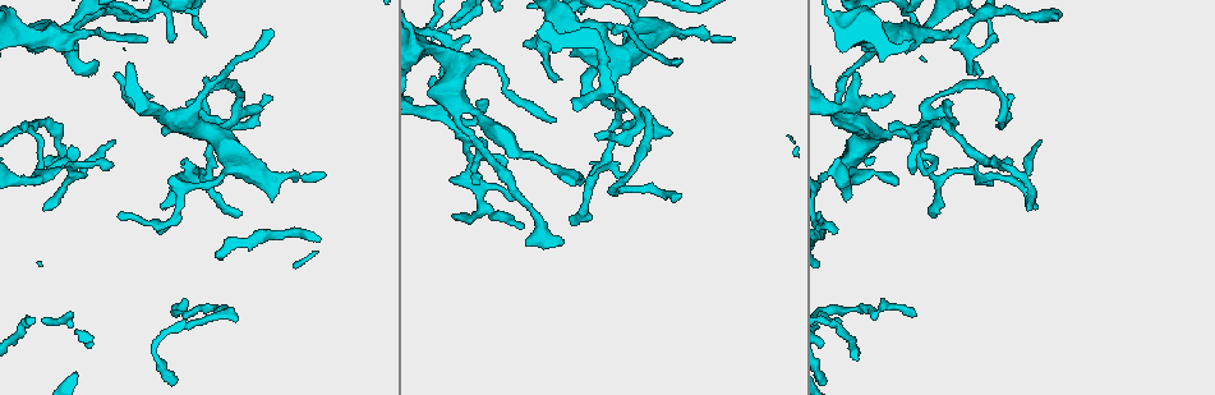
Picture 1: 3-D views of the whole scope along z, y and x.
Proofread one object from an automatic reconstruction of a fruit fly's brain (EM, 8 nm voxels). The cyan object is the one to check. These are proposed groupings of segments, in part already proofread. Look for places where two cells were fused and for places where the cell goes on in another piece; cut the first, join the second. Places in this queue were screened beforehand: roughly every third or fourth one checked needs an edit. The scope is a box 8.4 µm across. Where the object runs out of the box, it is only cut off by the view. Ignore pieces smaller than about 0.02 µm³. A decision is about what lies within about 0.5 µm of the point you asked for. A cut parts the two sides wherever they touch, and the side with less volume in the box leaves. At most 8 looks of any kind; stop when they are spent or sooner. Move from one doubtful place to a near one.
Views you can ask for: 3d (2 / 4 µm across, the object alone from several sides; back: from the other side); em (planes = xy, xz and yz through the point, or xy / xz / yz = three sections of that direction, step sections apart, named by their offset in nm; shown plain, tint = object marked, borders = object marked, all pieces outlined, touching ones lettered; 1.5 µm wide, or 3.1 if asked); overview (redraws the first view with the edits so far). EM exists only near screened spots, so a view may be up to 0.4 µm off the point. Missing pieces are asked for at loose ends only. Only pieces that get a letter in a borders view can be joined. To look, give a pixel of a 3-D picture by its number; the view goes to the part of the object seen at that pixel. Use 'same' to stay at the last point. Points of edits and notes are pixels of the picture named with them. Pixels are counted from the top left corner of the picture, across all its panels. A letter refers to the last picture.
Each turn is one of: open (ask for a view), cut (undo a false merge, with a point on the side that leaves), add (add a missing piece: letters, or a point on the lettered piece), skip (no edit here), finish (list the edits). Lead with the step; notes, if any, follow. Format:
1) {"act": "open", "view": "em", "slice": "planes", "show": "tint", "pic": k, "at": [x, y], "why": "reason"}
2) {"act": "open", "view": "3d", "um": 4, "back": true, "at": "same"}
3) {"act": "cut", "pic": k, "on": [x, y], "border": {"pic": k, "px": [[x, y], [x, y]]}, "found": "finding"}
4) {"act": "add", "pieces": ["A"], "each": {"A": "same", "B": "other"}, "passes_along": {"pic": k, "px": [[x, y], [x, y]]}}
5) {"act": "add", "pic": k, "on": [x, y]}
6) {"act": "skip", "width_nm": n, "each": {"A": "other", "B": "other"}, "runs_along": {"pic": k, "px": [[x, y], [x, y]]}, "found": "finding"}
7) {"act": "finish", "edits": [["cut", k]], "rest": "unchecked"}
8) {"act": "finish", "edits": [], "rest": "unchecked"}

{"act": "open", "view": "em", "slice": "planes", "show": "borders", "pic": 1, "at": [1036, 206], "why": "branch stops here"}

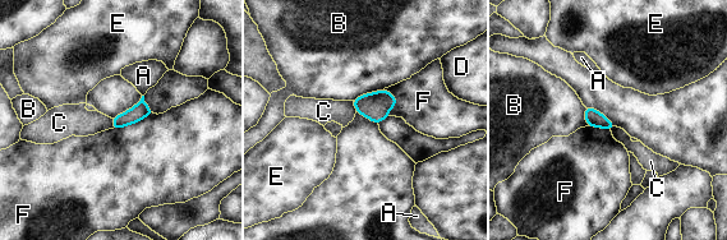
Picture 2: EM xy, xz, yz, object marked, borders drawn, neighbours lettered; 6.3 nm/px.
{"act": "skip", "longest_contact_nm": ["F", 280], "each": {"A": "other", "B": "other", "C": "other", "D": "other", "E": "other", "F": "other"}, "border": {"pic": 2, "px": [[152, 112], [134, 123], [113, 129]]}, "found": "none of them fits"}

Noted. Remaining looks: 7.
{"act": "open", "view": "em", "slice": "xz", "step": 4, "show": "tint", "pic": 1, "at": [42, 208]}

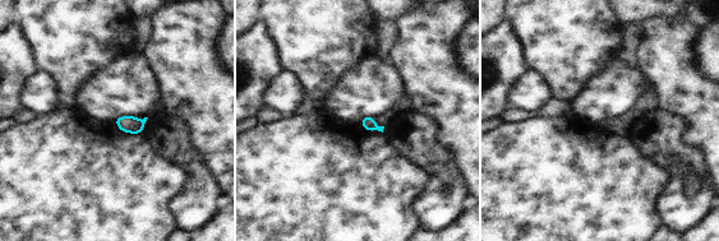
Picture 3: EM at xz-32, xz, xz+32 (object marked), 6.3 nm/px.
{"act": "open", "view": "em", "slice": "planes", "show": "borders", "at": "same"}

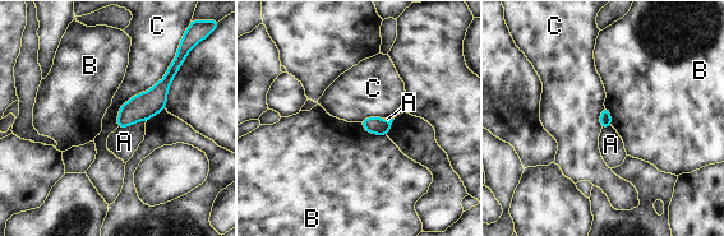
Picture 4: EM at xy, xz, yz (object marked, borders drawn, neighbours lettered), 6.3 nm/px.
{"act": "skip", "each": {"A": "other", "B": "other", "C": "other"}, "border": {"pic": 4, "px": [[360, 123], [368, 132], [386, 135]]}, "found": "none of them fits"}

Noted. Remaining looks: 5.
{"act": "open", "view": "3d", "um": 2, "pic": 1, "at": [31, 131], "why": "three-way junction"}

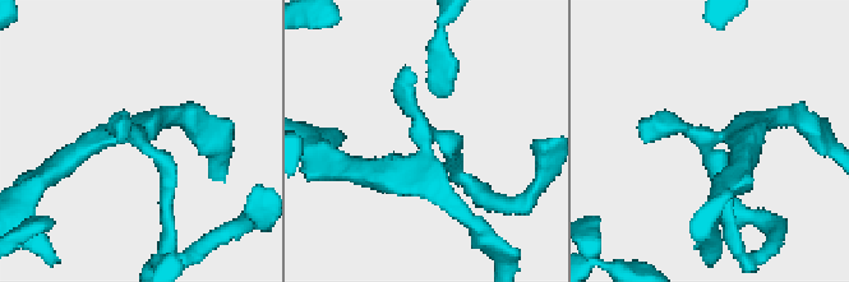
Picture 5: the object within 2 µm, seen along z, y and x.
{"act": "open", "view": "em", "slice": "yz", "step": 4, "show": "tint", "pic": 5, "at": [714, 137]}

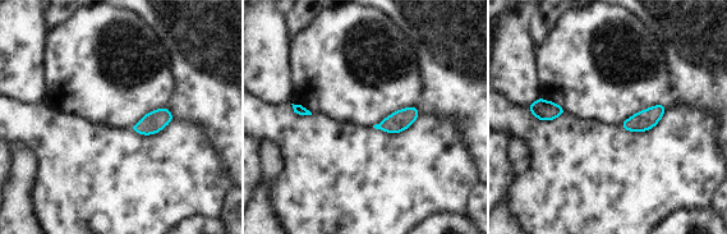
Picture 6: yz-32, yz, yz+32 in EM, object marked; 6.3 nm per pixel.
{"act": "open", "view": "em", "slice": "planes", "show": "borders", "at": "same"}

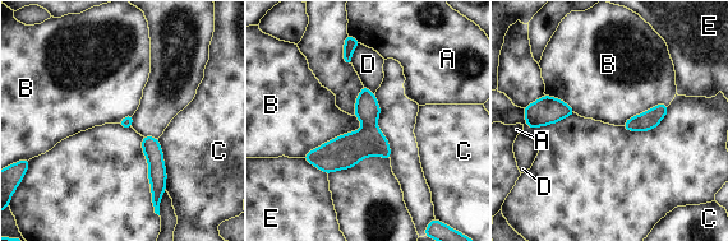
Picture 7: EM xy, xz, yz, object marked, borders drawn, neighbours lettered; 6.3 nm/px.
{"act": "skip", "width_nm": 70, "each": {"A": "other", "B": "other", "C": "other", "D": "other", "E": "other"}, "border": {"pic": 7, "px": [[363, 123], [302, 157]]}, "found": "one cell here"}

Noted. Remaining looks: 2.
{"act": "finish", "edits": [], "rest": "unchecked"}

